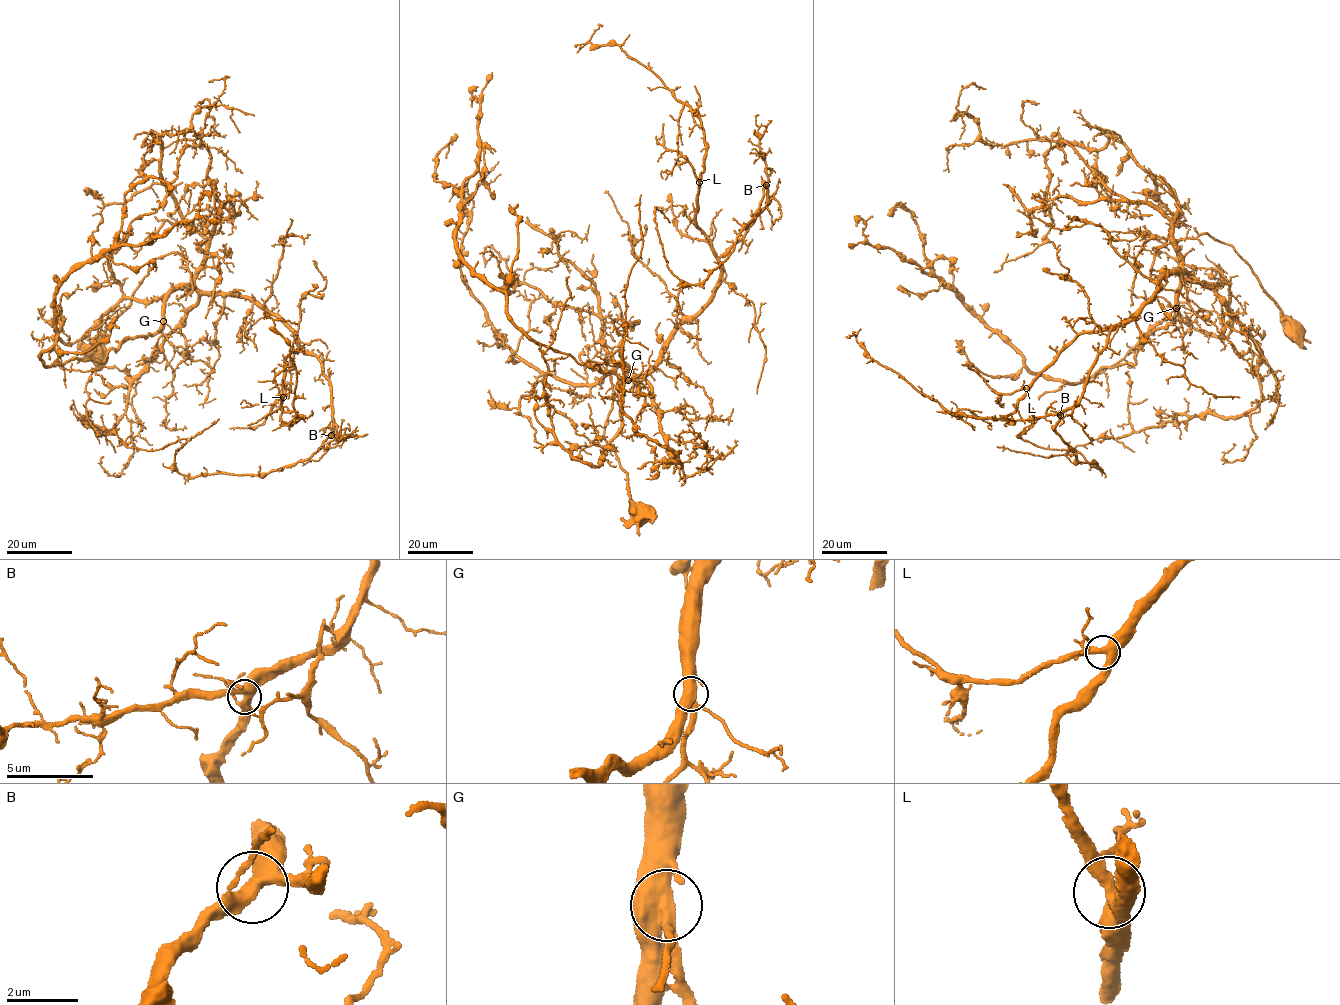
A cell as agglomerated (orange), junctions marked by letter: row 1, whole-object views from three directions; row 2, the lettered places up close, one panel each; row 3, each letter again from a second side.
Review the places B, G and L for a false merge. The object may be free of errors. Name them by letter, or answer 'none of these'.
none of these

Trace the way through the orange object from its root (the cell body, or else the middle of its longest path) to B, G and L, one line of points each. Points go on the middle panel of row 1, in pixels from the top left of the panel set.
B: (641, 512), (605, 439), (607, 357), (622, 347), (634, 373), (652, 368), (768, 205), (766, 185)
G: (641, 512), (604, 435), (614, 395), (607, 357), (622, 347), (632, 373), (619, 385), (628, 381)
L: (641, 512), (605, 439), (607, 357), (622, 347), (645, 374), (709, 300), (720, 274), (697, 225), (699, 182)

